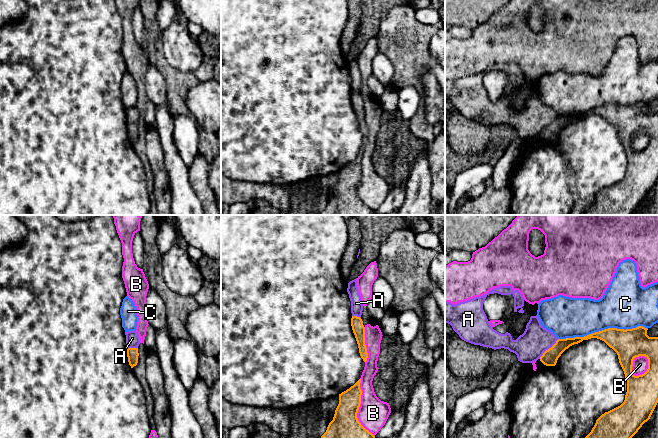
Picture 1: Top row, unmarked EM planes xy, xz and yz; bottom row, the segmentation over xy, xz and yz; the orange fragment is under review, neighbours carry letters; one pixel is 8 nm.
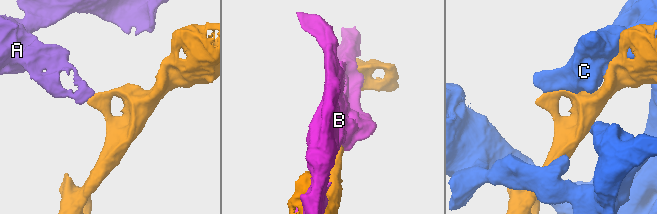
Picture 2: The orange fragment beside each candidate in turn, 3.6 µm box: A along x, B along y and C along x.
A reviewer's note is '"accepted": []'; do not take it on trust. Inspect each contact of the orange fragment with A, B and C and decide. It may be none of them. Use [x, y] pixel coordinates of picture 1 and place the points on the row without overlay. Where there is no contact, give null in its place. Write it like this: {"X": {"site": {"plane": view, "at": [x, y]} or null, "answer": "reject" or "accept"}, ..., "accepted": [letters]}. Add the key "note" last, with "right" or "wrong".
{"A": {"site": {"plane": "yz", "at": [549, 124]}, "answer": "reject"}, "B": {"site": {"plane": "xz", "at": [358, 184]}, "answer": "reject"}, "C": {"site": {"plane": "yz", "at": [602, 106]}, "answer": "reject"}, "accepted": [], "note": "right"}

